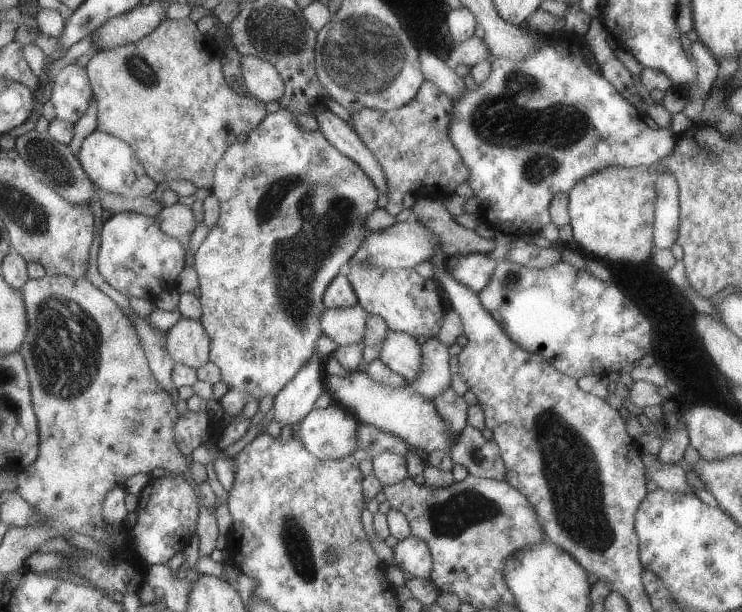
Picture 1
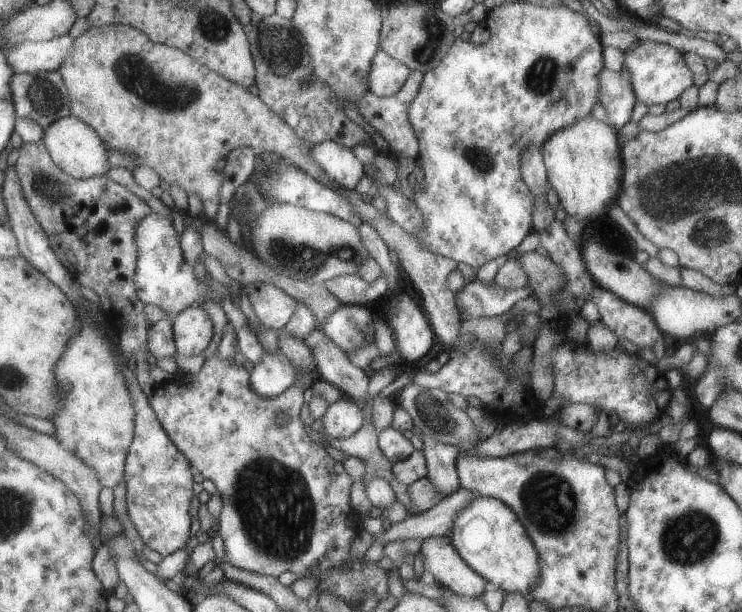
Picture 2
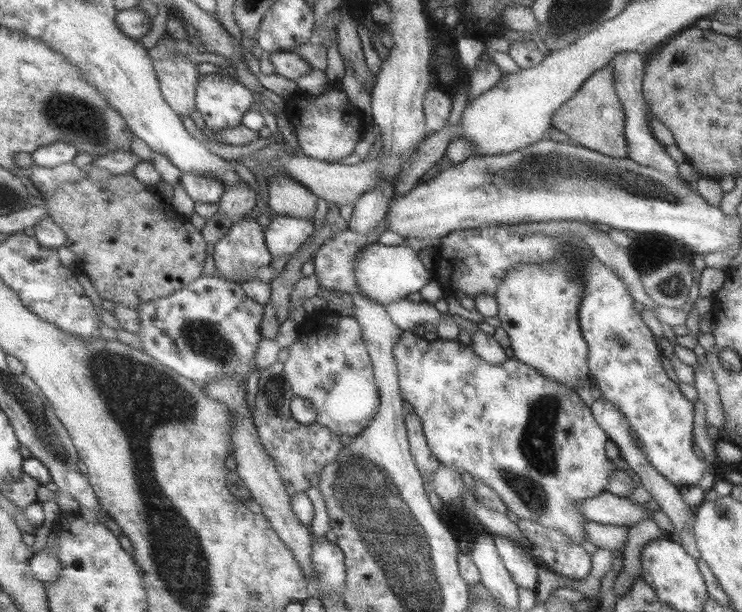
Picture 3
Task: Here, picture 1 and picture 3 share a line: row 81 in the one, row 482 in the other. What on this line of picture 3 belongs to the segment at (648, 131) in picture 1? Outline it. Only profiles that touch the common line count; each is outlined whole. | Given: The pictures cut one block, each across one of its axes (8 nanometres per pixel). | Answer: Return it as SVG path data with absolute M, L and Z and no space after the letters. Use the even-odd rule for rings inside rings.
M404 331L400 335L398 343L394 346L393 356L397 363L401 395L406 402L412 404L415 409L414 413L421 419L423 434L426 435L426 442L440 463L446 465L446 467L450 467L450 469L454 469L454 471L458 471L460 474L464 471L469 472L474 480L482 479L486 485L498 493L502 502L519 519L536 521L546 528L560 529L570 539L574 539L584 549L590 550L591 553L597 548L590 543L590 540L584 534L584 531L586 531L584 530L584 525L590 520L582 516L582 512L580 512L582 506L580 506L580 503L582 503L582 500L600 495L604 491L608 492L607 484L616 466L614 466L614 462L608 458L604 450L609 436L596 423L591 408L580 399L576 390L571 389L568 385L564 385L564 383L542 375L534 367L523 364L516 358L508 358L503 364L498 366L492 365L486 362L486 360L479 358L471 350L470 346L466 346L458 341L442 340L439 338L428 342L423 335L418 335L412 331Z

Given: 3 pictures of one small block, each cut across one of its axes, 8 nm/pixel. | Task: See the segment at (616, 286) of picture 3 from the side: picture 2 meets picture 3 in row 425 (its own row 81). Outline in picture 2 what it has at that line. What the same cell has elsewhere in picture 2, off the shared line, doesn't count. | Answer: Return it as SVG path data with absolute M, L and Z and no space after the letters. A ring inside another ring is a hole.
M653 41L638 43L632 42L624 51L623 67L628 70L627 77L632 86L635 100L648 107L677 100L680 95L694 85L693 73L684 61L684 54L668 44L659 44Z

